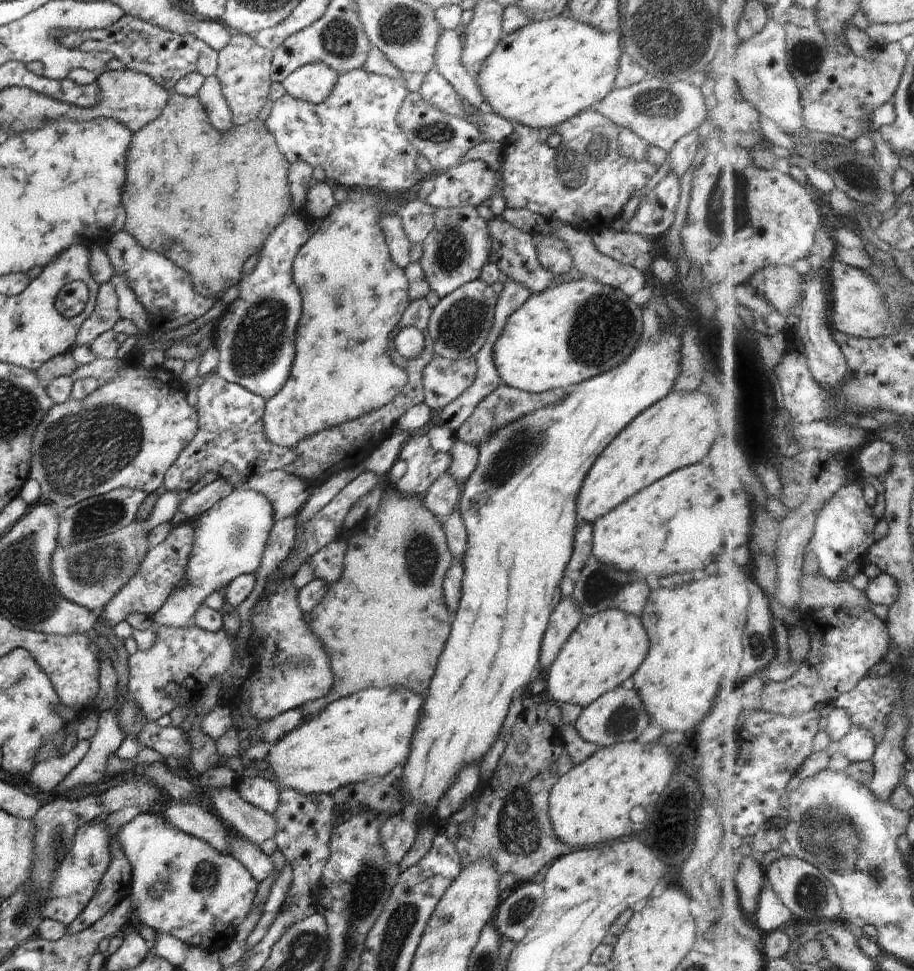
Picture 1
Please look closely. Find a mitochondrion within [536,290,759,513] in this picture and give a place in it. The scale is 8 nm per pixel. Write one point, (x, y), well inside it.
(602, 327)

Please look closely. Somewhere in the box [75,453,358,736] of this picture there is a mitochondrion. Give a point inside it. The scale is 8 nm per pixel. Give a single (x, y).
(237, 536)

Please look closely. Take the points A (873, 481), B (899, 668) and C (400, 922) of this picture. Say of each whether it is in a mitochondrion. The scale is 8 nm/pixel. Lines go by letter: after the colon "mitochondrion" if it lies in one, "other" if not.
A: other
B: other
C: mitochondrion

